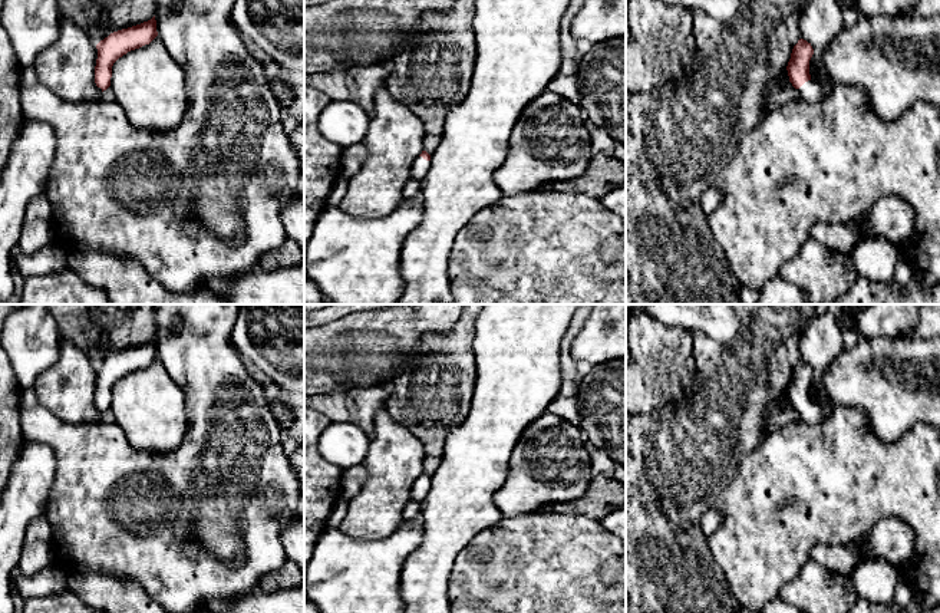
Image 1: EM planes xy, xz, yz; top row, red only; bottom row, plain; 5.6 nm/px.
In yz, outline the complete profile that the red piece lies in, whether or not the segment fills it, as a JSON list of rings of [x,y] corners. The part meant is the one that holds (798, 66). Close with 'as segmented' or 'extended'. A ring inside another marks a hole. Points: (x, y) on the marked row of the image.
[[[799,39],[792,49],[786,70],[789,82],[799,92],[799,99],[817,103],[825,98],[828,90],[811,79],[809,60],[812,55],[814,49],[811,43]]]; extended

